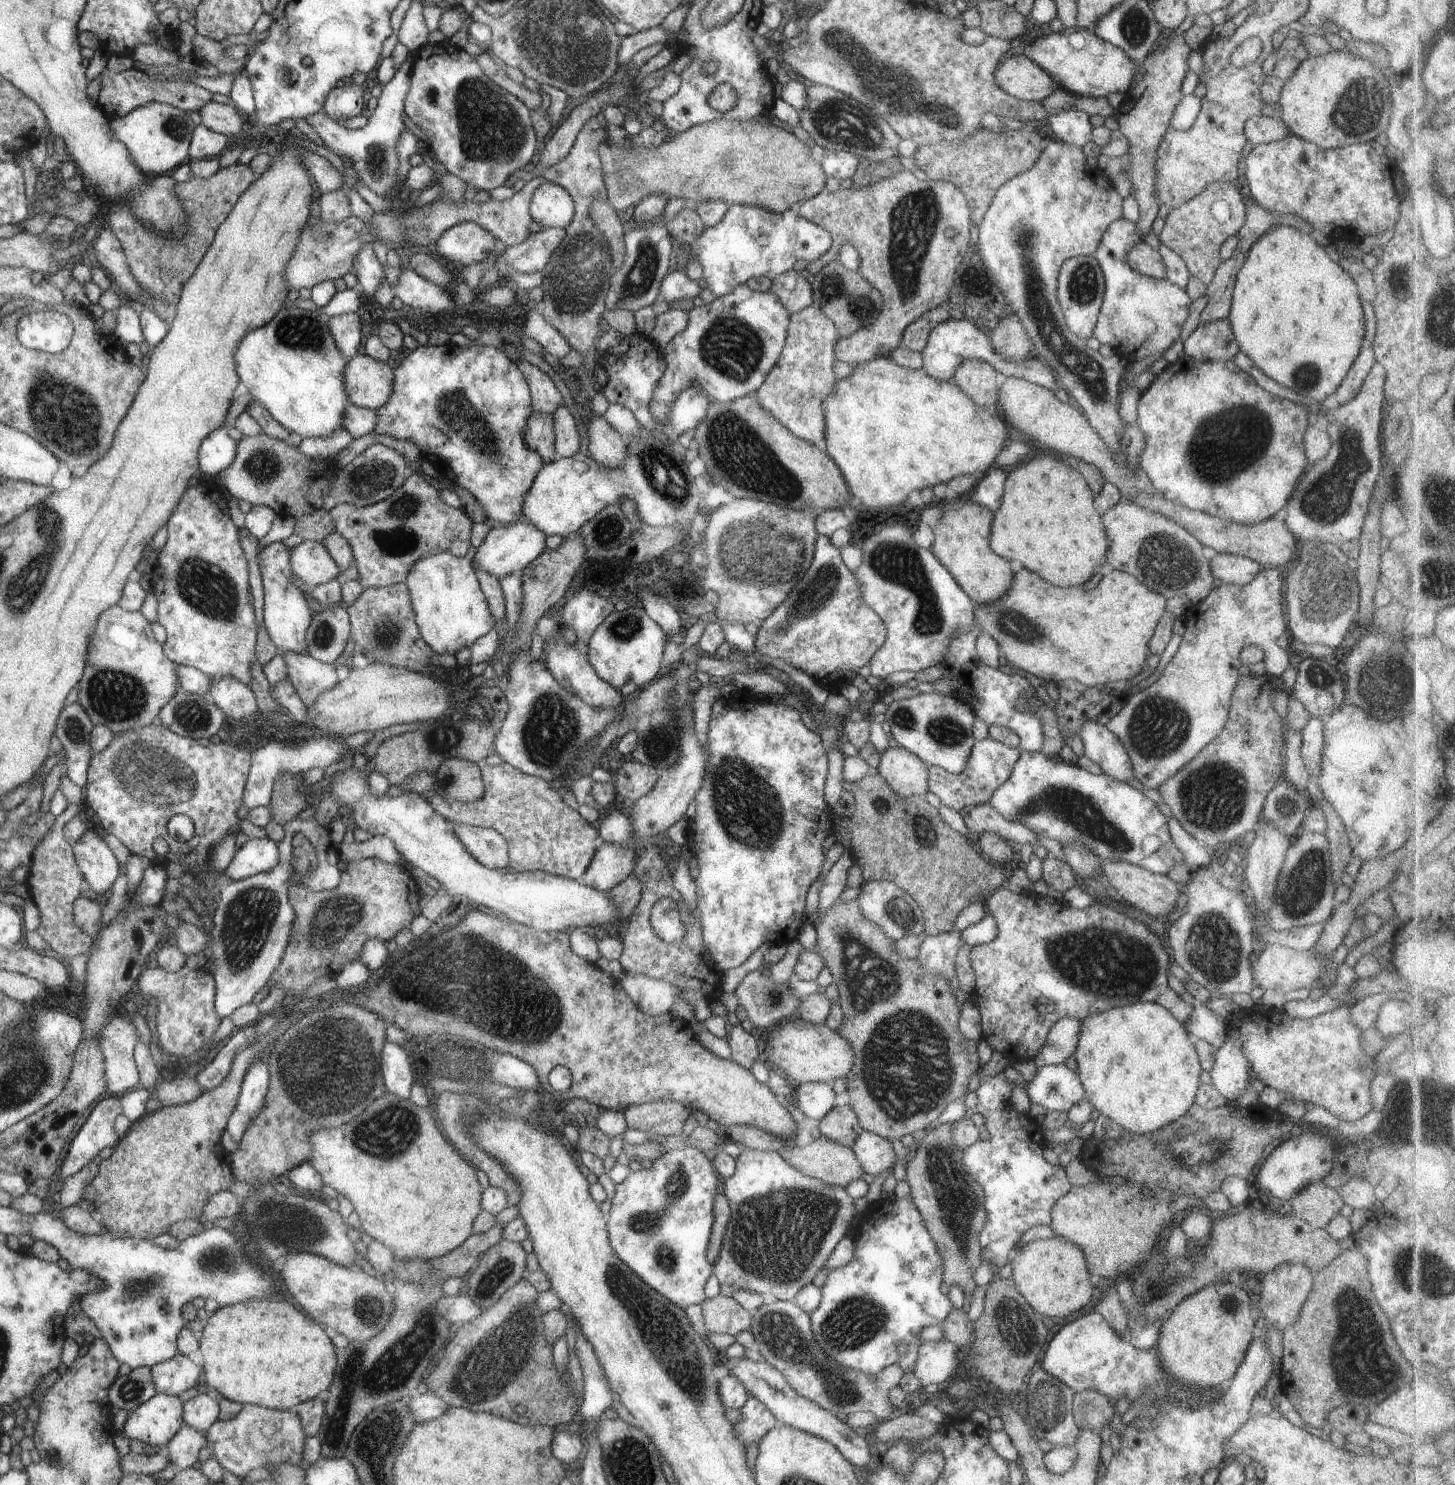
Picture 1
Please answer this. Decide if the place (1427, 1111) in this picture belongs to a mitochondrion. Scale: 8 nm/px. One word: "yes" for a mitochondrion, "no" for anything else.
yes

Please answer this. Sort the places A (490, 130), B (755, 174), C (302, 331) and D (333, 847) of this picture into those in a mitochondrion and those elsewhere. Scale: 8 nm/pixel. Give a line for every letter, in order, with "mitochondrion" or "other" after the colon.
A: mitochondrion
B: other
C: mitochondrion
D: other

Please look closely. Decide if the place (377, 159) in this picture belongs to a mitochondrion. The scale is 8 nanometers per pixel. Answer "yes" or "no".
yes

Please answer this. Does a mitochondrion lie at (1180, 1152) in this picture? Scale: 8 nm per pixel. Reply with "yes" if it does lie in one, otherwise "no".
yes

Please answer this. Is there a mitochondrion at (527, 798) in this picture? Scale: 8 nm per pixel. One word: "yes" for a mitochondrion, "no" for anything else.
yes

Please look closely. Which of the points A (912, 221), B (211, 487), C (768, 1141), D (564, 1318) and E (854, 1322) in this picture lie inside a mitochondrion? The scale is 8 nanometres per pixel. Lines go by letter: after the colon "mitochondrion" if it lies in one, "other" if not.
A: mitochondrion
B: other
C: other
D: other
E: mitochondrion

